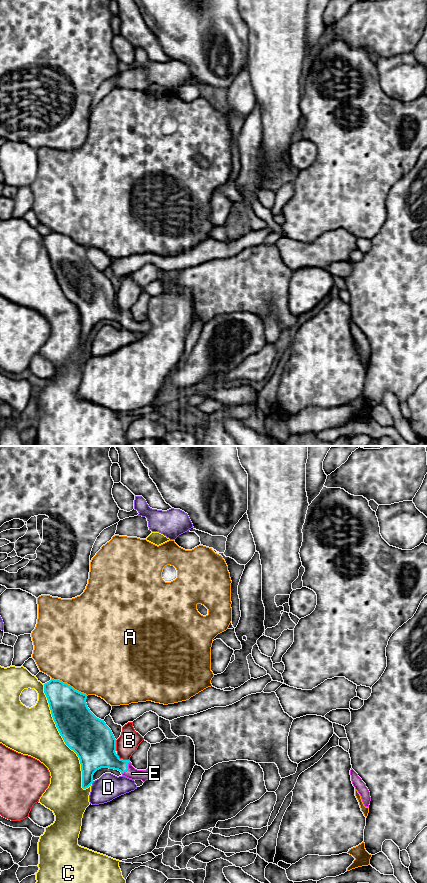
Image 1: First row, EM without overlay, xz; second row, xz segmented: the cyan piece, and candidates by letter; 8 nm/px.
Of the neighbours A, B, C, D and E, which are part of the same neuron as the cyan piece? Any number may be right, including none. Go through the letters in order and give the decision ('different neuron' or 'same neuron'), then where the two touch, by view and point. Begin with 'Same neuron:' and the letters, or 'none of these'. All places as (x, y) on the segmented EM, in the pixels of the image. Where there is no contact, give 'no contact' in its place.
Same neuron: E
A: different neuron; meets cyan in xz at (69, 685)
B: different neuron; meets cyan in xz at (122, 759)
C: different neuron; meets cyan in xz at (62, 737)
D: different neuron; meets cyan in xz at (92, 782)
E: same neuron; meets cyan in xz at (127, 768)

